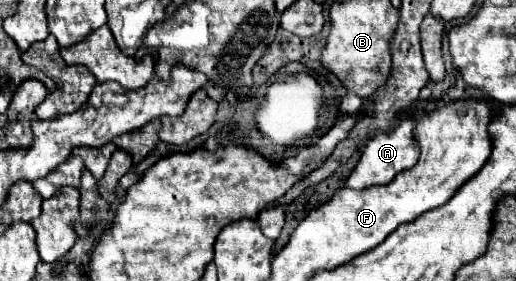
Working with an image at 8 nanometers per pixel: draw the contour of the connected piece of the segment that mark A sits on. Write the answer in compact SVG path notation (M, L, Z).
M403 118L397 126L391 128L391 132L377 132L367 142L359 164L355 166L355 170L347 178L345 186L353 188L353 190L363 190L363 188L369 188L375 184L387 184L395 178L395 174L411 168L419 160L419 146L413 138L413 130L415 130L415 122L411 118Z

